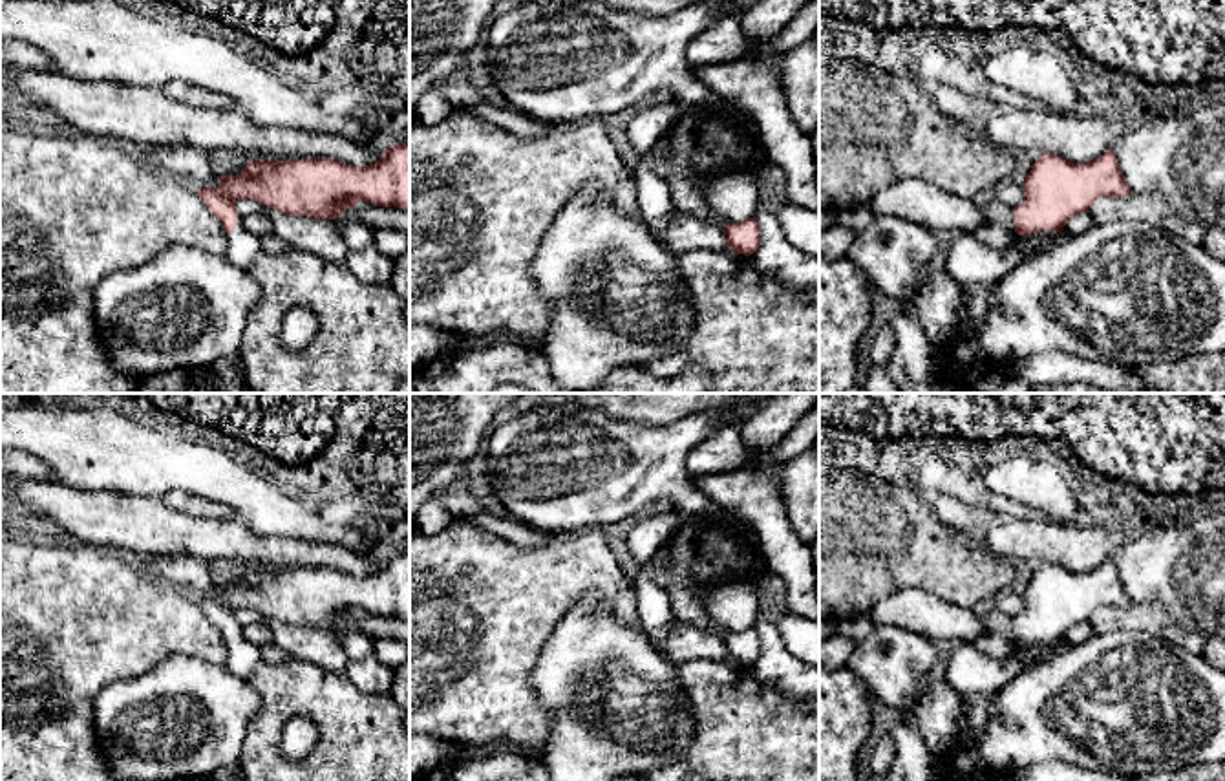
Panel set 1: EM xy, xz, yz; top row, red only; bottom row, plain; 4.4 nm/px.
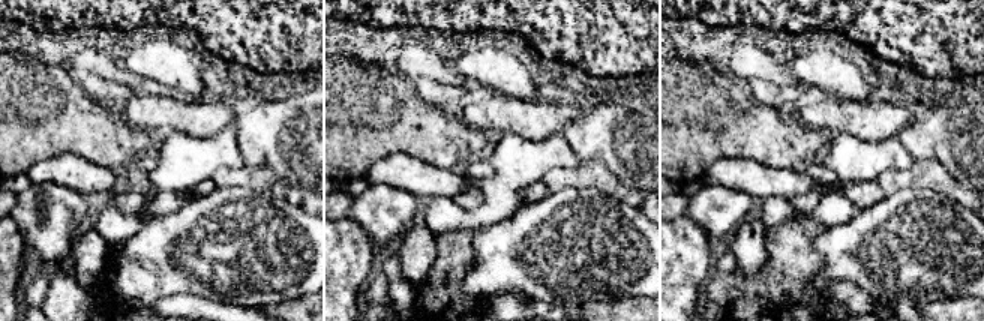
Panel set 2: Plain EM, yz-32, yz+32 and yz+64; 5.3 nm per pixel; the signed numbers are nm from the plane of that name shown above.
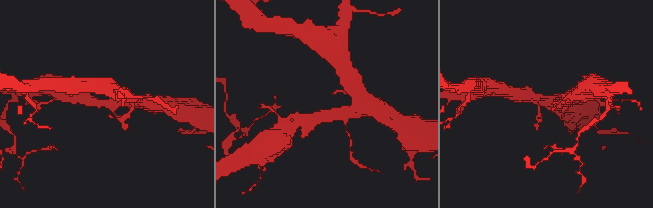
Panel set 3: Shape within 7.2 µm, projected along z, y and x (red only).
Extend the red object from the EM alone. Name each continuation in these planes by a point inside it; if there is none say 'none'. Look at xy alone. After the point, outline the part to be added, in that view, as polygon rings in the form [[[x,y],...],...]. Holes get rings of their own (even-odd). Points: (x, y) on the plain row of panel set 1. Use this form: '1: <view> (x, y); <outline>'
1: xy (242, 657); [[[238,622],[238,635],[232,644],[227,644],[227,669],[236,677],[245,679],[260,662],[260,647],[243,637],[243,626]]]

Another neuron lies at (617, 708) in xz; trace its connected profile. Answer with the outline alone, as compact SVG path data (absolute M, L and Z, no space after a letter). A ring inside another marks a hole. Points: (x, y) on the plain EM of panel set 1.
M596 593L578 596L556 624L530 673L530 686L550 715L550 732L541 754L550 781L625 777L645 781L651 770L682 759L695 732L691 706L676 677L676 664L655 647L649 631L614 618L609 602Z

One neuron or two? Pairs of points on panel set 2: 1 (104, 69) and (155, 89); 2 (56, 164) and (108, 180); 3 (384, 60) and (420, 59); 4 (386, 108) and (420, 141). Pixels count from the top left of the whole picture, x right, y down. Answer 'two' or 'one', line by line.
1: one
2: one
3: two
4: one

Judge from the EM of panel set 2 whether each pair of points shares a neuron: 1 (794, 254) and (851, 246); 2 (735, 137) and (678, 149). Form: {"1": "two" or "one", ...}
{"1": "two", "2": "one"}

